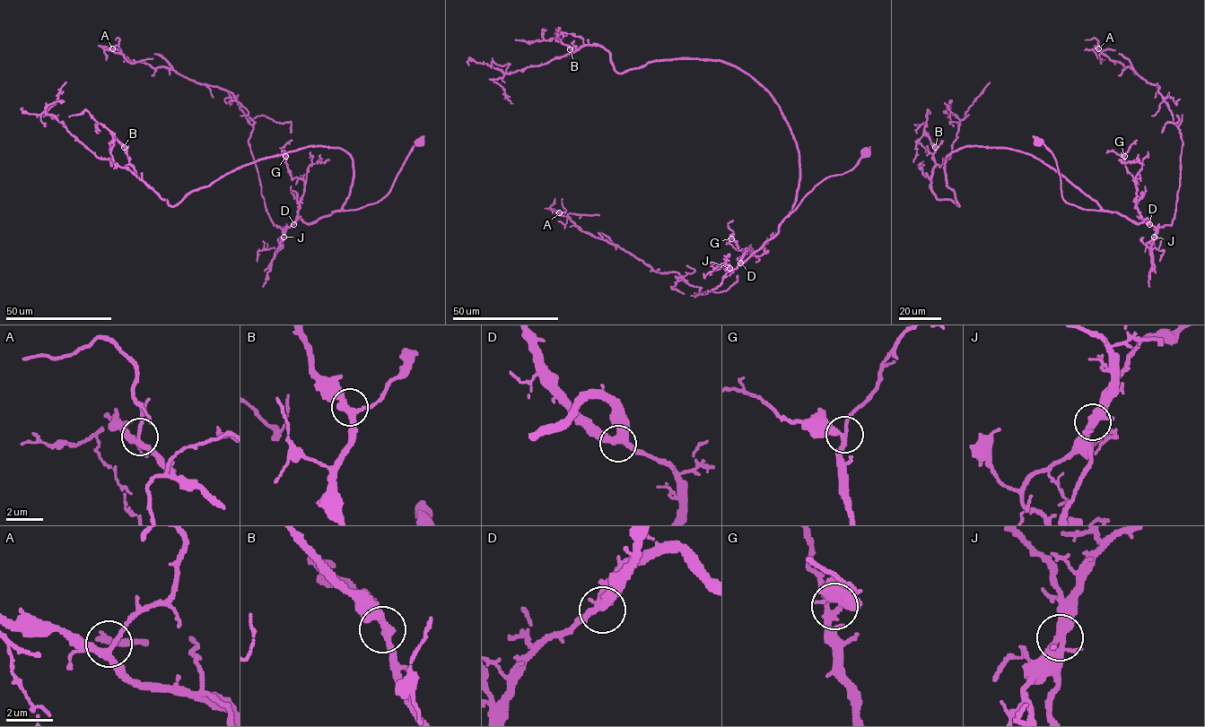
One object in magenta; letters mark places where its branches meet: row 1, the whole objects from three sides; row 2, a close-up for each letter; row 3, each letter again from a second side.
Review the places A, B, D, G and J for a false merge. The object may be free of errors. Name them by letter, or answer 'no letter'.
J

